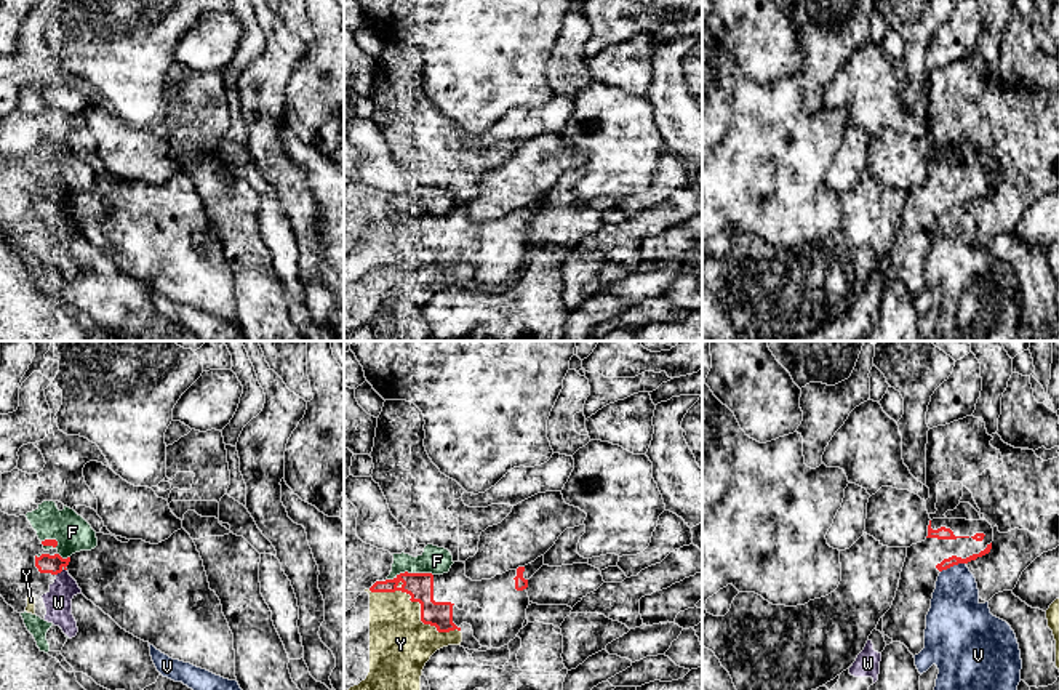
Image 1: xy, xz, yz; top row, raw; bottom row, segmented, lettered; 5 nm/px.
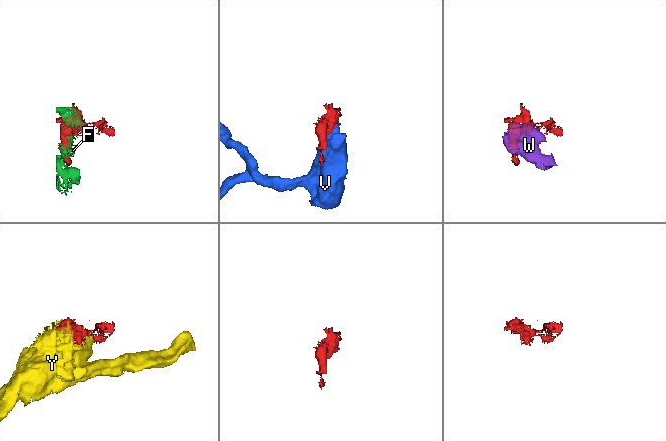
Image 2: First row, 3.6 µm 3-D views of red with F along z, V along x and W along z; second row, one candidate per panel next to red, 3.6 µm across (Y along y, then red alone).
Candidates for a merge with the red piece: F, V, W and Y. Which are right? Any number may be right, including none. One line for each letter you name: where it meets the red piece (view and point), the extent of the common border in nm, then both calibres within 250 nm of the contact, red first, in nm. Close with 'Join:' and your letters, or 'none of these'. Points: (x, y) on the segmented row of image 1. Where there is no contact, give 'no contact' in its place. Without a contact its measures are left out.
Join: none of these

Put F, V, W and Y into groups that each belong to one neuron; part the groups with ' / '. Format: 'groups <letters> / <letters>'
groups F Y / V / W

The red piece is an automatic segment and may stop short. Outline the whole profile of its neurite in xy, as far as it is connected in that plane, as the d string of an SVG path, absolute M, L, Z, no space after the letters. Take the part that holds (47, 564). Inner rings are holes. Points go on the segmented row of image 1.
M181 528L158 544L142 540L122 543L104 533L96 533L96 538L94 549L75 552L67 559L59 554L35 556L35 567L40 573L51 575L67 570L88 600L122 629L170 658L237 680L234 634L219 597L210 589L203 560L190 535Z

